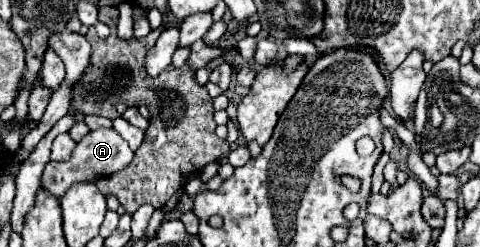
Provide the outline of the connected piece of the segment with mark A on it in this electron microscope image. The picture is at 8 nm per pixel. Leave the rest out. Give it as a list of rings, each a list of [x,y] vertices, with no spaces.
[[[114,129],[90,131],[82,141],[76,143],[68,161],[50,161],[42,173],[42,187],[54,197],[62,197],[76,183],[94,183],[116,171],[122,171],[134,157],[130,145]]]

